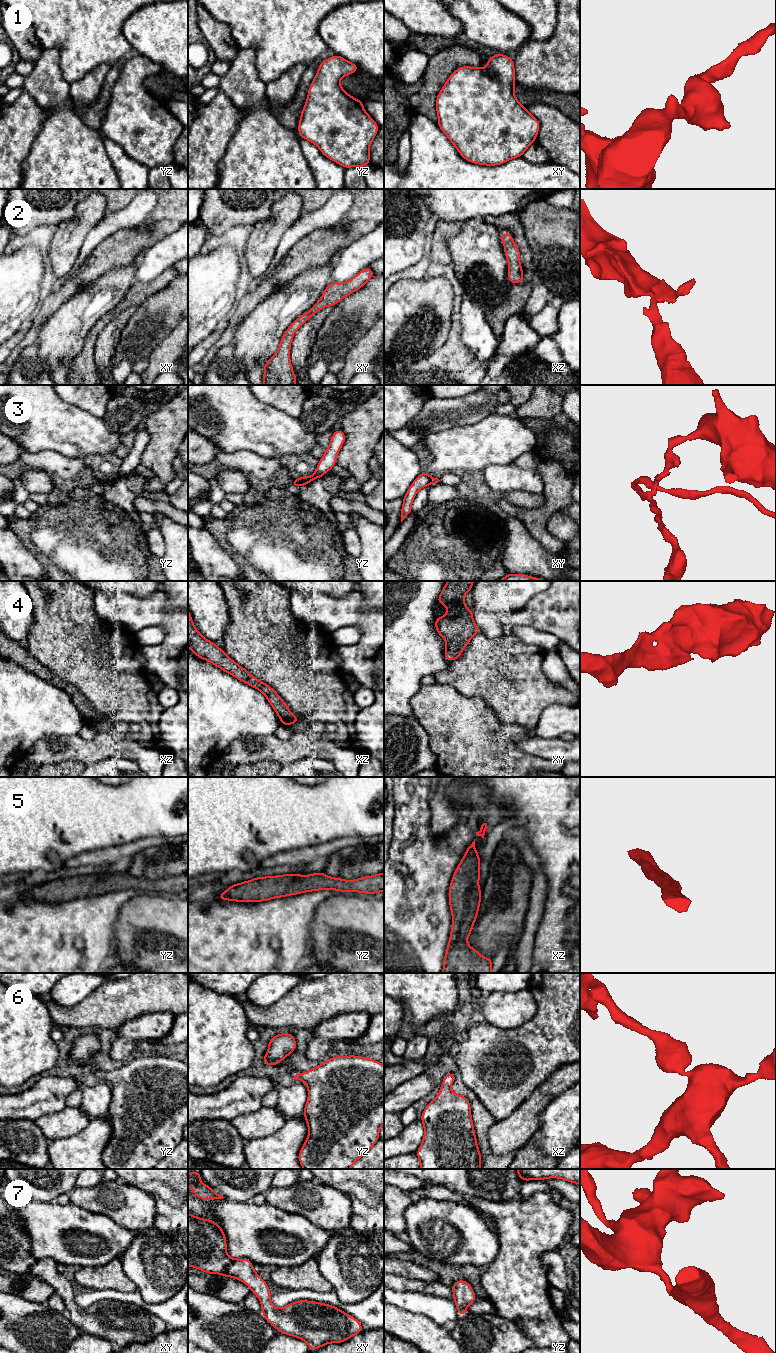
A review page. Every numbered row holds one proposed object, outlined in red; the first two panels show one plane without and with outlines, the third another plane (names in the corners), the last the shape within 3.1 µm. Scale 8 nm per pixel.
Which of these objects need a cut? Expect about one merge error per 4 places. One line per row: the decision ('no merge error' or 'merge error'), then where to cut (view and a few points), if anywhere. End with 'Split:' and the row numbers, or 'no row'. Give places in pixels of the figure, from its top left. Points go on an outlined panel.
1: no merge error; cut none
2: no merge error; cut none
3: merge error; cut yz (303, 477), (307, 477), (311, 481)
4: no merge error; cut none
5: no merge error; cut none
6: no merge error; cut none
7: no merge error; cut none
Split: 3

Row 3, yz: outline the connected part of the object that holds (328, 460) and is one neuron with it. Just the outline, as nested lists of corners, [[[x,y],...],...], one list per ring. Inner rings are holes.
[[[339,428],[337,429],[332,437],[329,446],[326,448],[324,455],[319,460],[319,464],[315,469],[312,476],[304,476],[312,481],[318,478],[322,478],[326,472],[329,472],[334,465],[336,465],[336,459],[338,453],[344,444],[346,439],[345,433]]]

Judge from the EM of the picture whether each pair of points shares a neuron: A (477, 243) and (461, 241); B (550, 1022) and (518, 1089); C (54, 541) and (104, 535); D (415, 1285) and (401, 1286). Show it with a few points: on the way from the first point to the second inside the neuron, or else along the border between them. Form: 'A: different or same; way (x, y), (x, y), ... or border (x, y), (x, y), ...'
A: same; way (473, 243), (465, 243)
B: same; way (548, 1039), (535, 1052), (535, 1067), (532, 1072)
C: same; way (66, 539), (92, 538)
D: same; way (412, 1285), (404, 1285)

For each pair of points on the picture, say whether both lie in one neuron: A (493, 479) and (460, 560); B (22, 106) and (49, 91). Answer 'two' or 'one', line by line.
A: two
B: two

